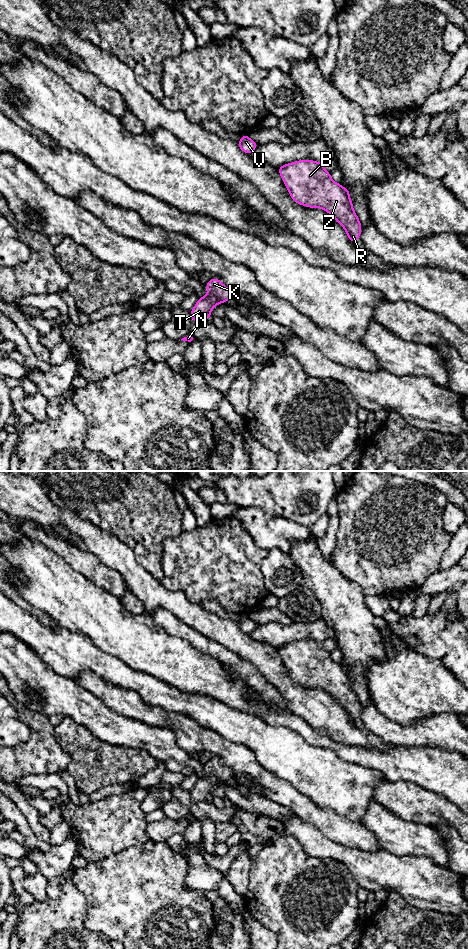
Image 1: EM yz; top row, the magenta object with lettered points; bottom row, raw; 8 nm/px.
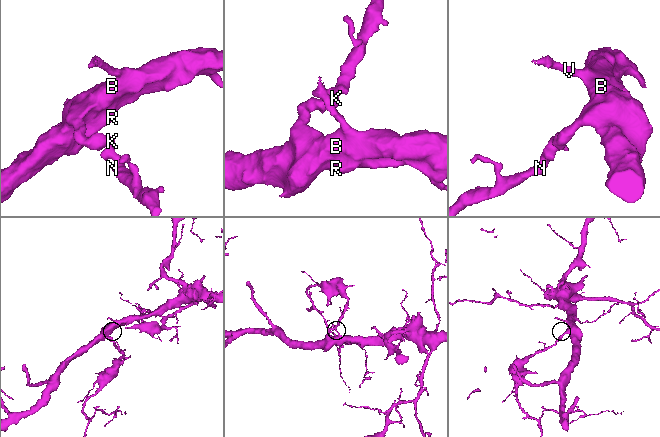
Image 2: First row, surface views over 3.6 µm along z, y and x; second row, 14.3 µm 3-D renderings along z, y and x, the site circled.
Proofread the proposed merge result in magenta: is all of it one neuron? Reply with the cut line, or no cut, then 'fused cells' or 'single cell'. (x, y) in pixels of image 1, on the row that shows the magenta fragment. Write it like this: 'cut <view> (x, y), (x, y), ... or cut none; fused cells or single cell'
cut none; single cell

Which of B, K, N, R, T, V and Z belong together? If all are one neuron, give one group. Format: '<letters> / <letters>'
B K N R T V Z

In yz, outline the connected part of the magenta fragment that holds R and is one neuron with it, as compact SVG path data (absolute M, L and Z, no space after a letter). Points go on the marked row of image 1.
M298 160L277 170L295 203L325 210L344 228L349 241L357 243L362 226L354 211L350 192L332 180L322 162Z

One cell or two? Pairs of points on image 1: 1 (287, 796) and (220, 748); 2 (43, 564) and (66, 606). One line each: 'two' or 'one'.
1: one
2: one

